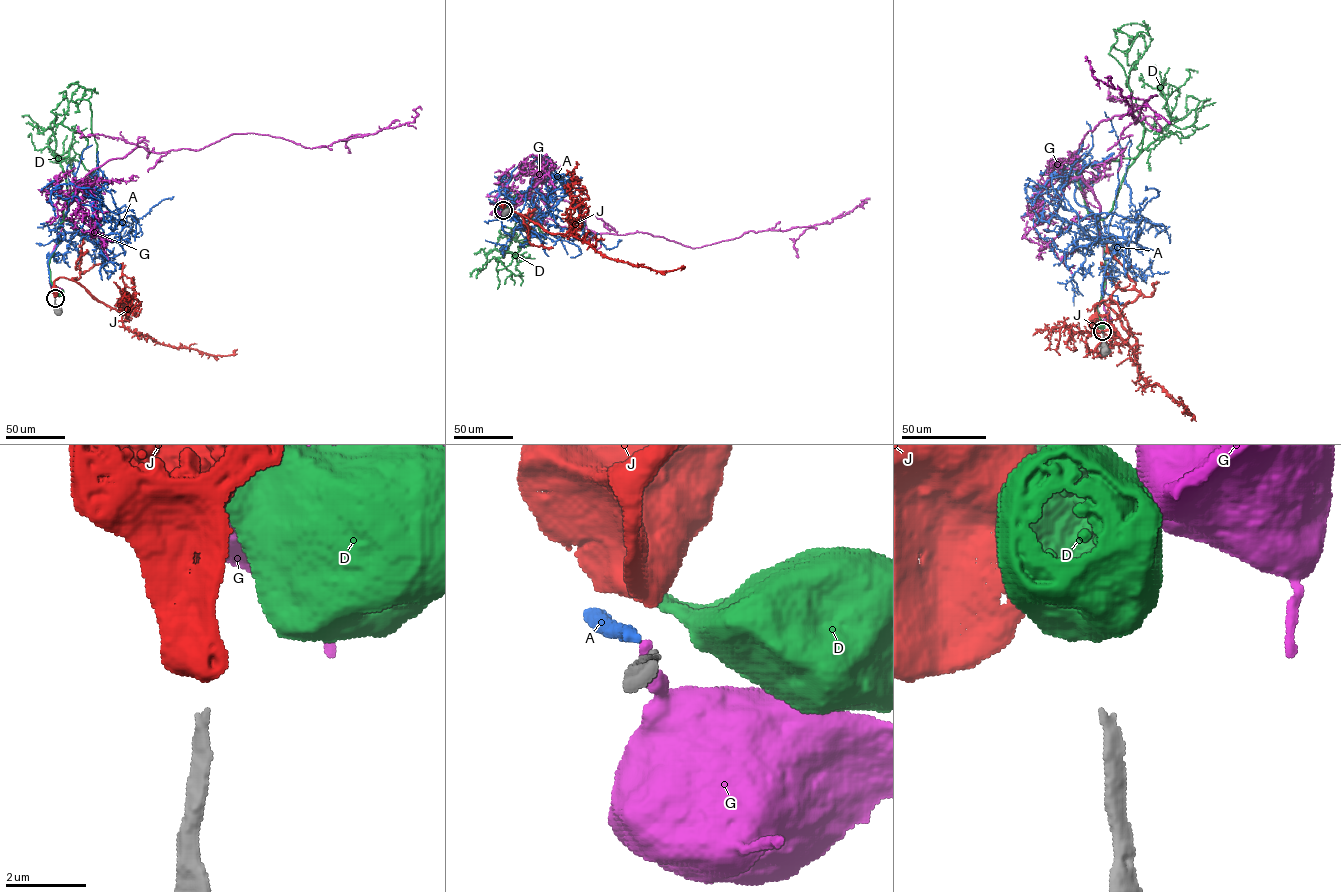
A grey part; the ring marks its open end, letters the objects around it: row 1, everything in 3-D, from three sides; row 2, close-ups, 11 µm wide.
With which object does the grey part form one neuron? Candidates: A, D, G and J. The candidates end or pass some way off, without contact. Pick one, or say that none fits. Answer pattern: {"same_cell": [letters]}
{"same_cell": ["A"]}

